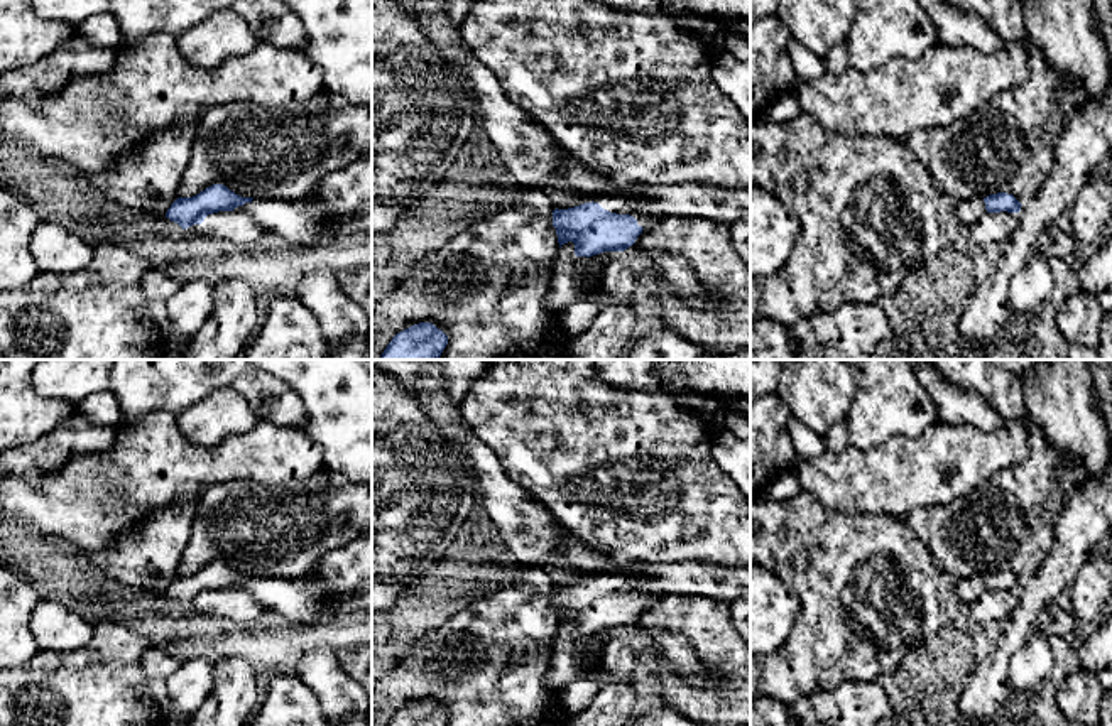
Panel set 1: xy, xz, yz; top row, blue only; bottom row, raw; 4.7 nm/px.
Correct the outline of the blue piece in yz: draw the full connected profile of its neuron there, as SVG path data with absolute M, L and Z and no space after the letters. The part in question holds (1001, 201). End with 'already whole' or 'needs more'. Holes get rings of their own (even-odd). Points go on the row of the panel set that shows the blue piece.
M1007 192L990 194L987 198L972 198L962 203L957 203L957 216L963 226L972 226L985 213L1019 213L1021 203Z | needs more

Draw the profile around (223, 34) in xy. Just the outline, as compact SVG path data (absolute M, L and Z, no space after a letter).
M230 10L211 14L177 37L177 47L196 68L213 69L223 61L250 52L259 44L248 24Z

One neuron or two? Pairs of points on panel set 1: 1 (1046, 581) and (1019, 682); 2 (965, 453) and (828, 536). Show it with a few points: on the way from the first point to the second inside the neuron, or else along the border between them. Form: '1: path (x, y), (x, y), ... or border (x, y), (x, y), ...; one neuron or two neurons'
1: border (1038, 630), (1014, 652), (1009, 671); two neurons
2: border (828, 507), (847, 514), (891, 514), (903, 519); two neurons

